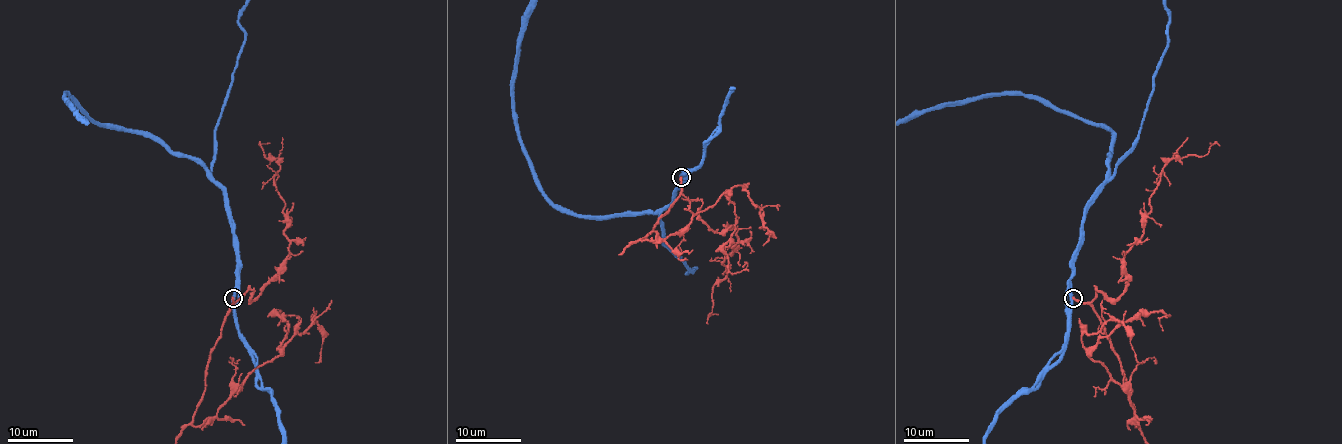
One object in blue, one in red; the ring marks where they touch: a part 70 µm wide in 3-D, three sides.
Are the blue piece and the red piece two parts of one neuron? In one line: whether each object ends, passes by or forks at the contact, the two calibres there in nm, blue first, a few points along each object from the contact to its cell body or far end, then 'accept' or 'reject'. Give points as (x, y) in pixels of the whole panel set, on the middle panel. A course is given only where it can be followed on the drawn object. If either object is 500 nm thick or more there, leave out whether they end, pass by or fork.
blue passes by | red ends | 360/300 nm | reject

